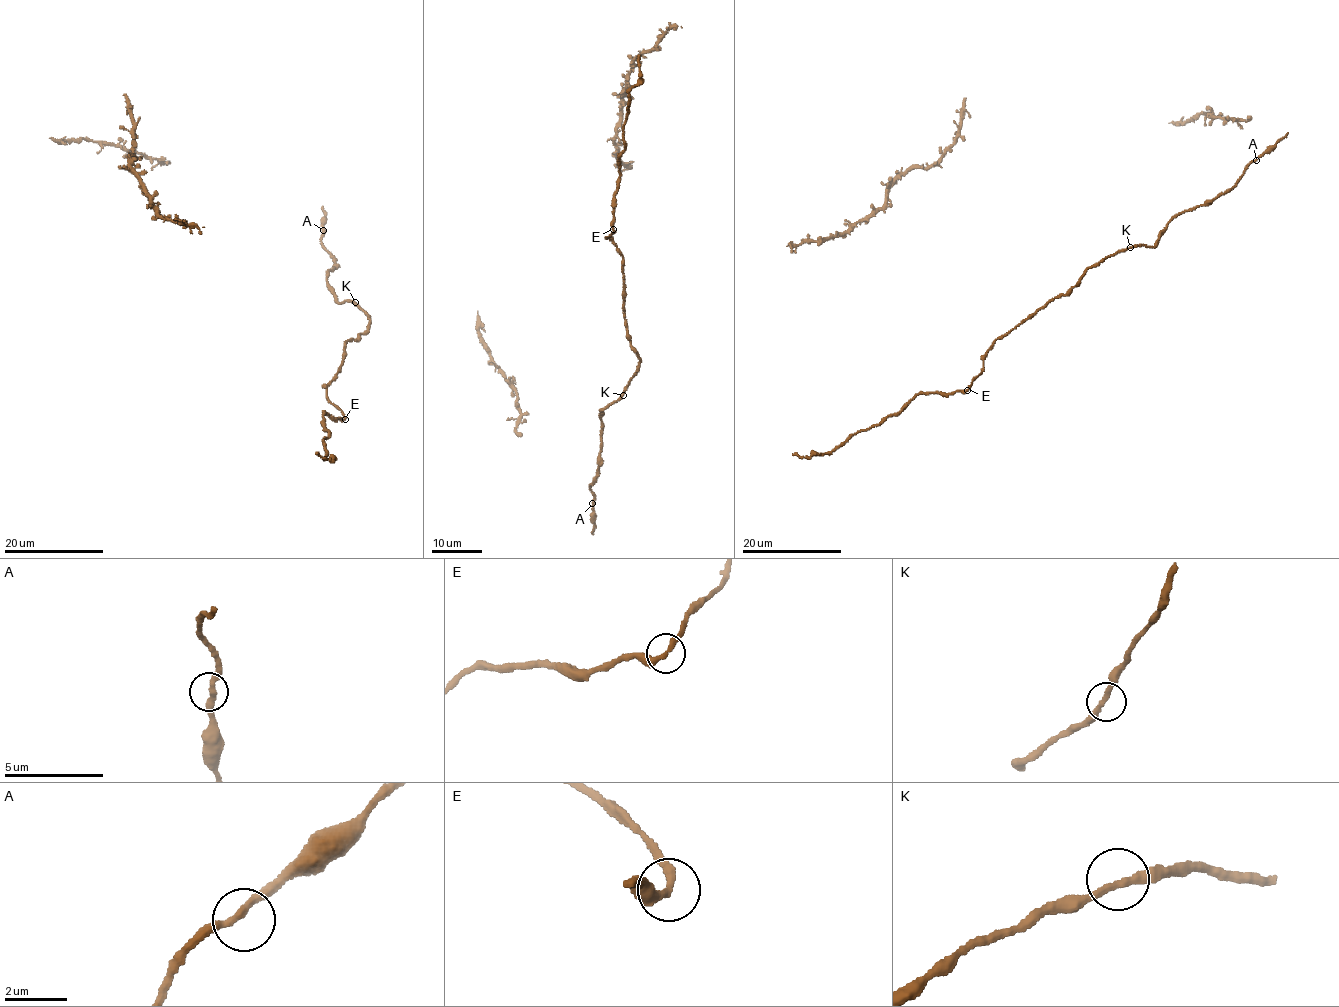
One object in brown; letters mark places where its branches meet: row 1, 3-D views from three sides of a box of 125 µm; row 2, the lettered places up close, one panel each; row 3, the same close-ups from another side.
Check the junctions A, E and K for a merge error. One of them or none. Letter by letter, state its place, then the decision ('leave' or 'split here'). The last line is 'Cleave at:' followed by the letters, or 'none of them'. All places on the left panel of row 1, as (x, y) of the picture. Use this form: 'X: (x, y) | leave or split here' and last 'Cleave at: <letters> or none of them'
A: (323, 230) | leave
E: (345, 419) | leave
K: (355, 302) | leave
Cleave at: none of them

